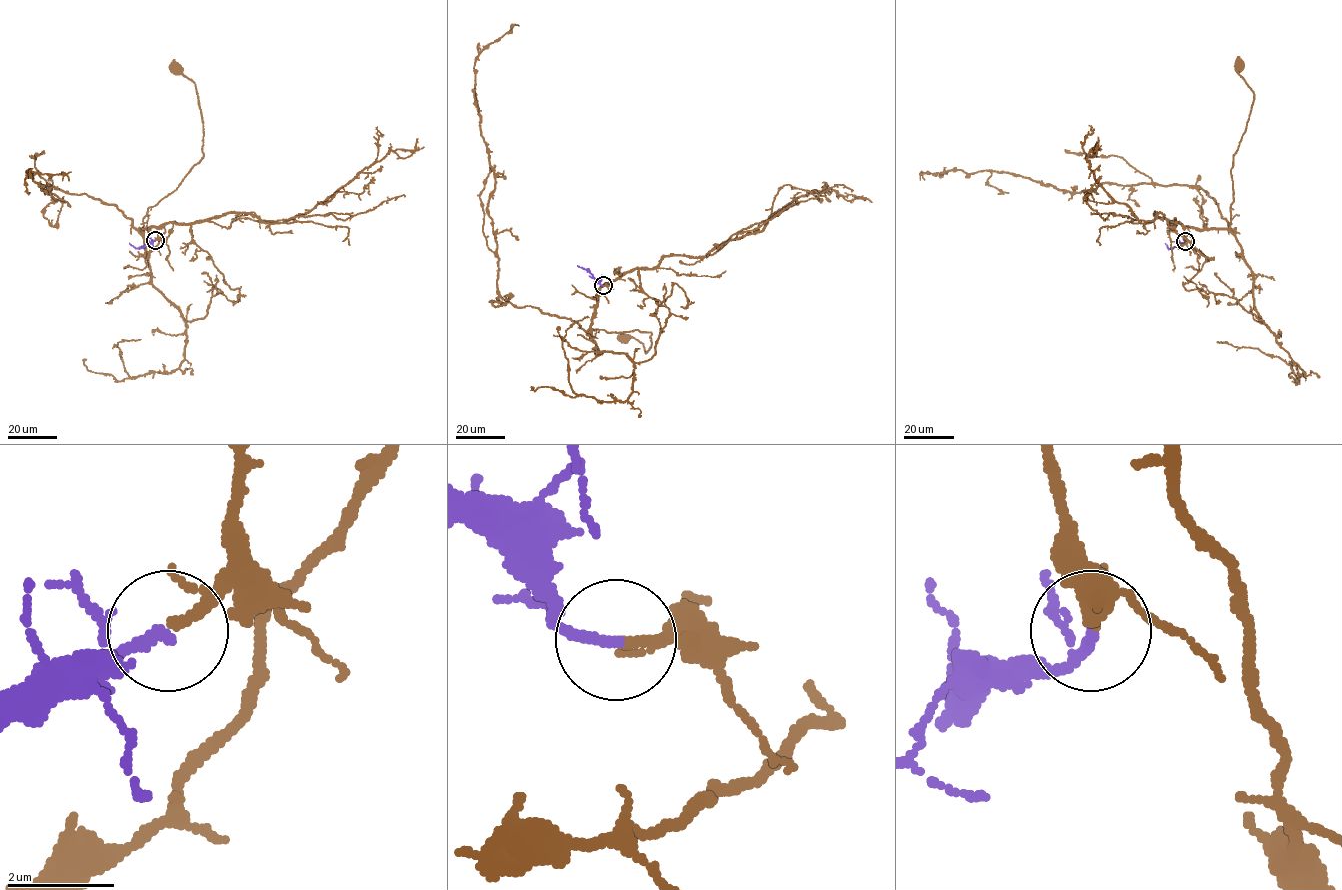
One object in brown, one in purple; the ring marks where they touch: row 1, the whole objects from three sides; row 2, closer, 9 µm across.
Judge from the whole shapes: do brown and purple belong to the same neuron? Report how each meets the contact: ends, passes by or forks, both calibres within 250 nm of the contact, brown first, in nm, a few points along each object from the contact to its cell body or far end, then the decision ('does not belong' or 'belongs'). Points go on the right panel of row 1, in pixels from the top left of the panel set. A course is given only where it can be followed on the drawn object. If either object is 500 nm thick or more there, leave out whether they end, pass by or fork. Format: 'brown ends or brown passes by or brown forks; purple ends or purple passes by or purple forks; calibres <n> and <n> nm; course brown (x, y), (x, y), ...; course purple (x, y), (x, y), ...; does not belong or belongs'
brown passes by; purple ends; calibres 140 and 200 nm; course brown (1185, 241), (1185, 228), (1229, 228), (1233, 201), (1230, 170), (1254, 92), (1237, 71), (1238, 64); course purple (1185, 241), (1171, 248), (1165, 243); belongs

